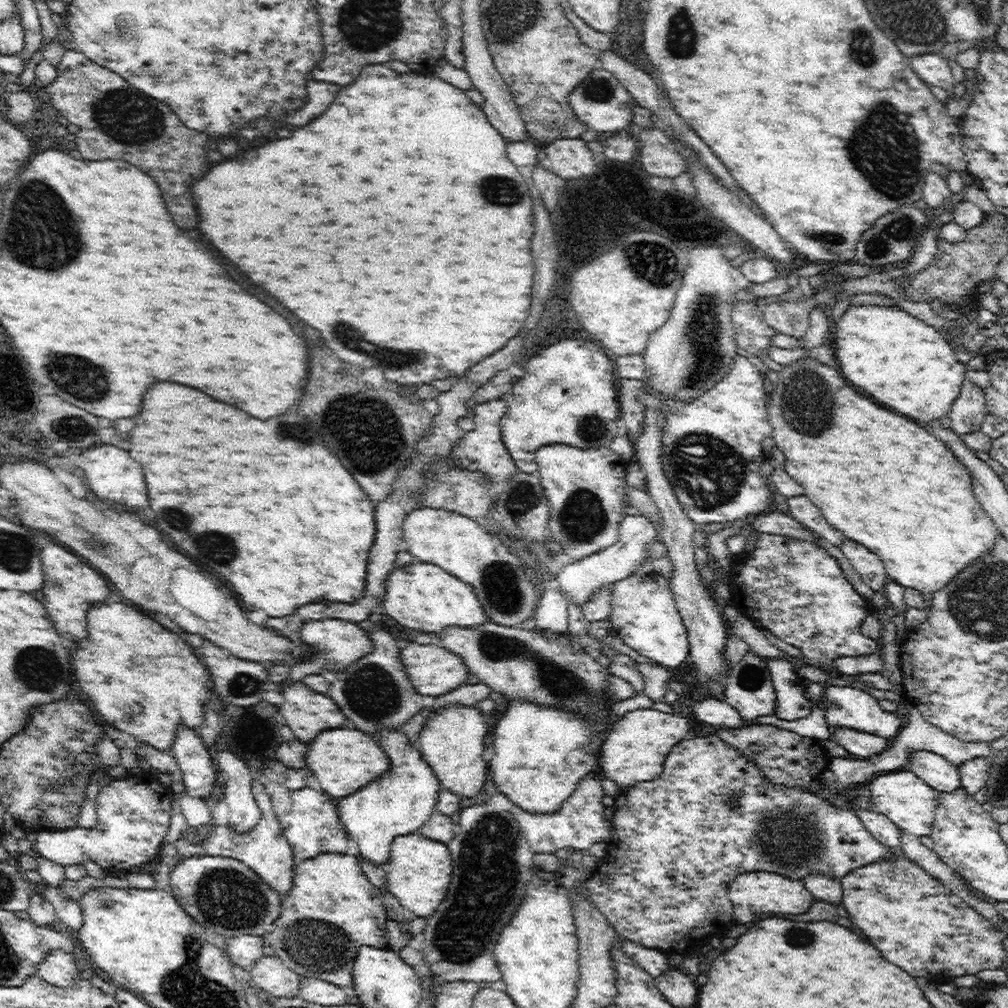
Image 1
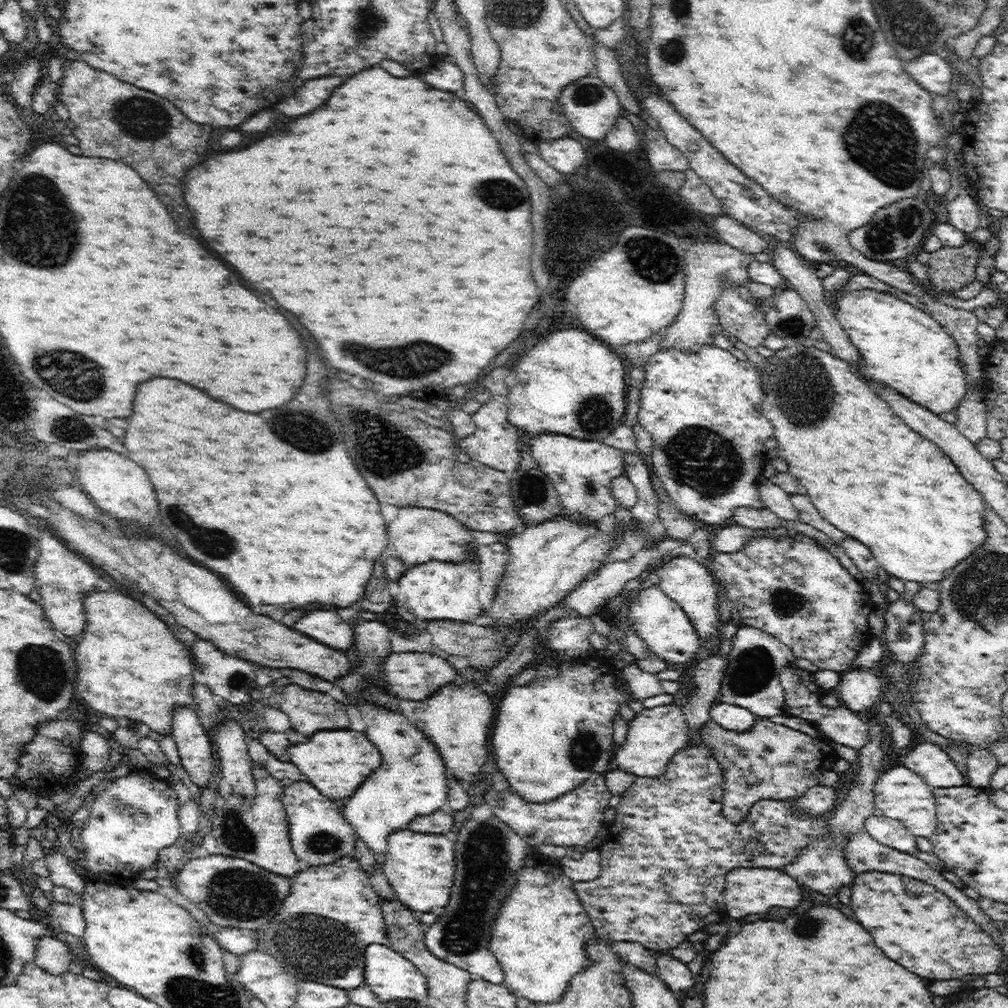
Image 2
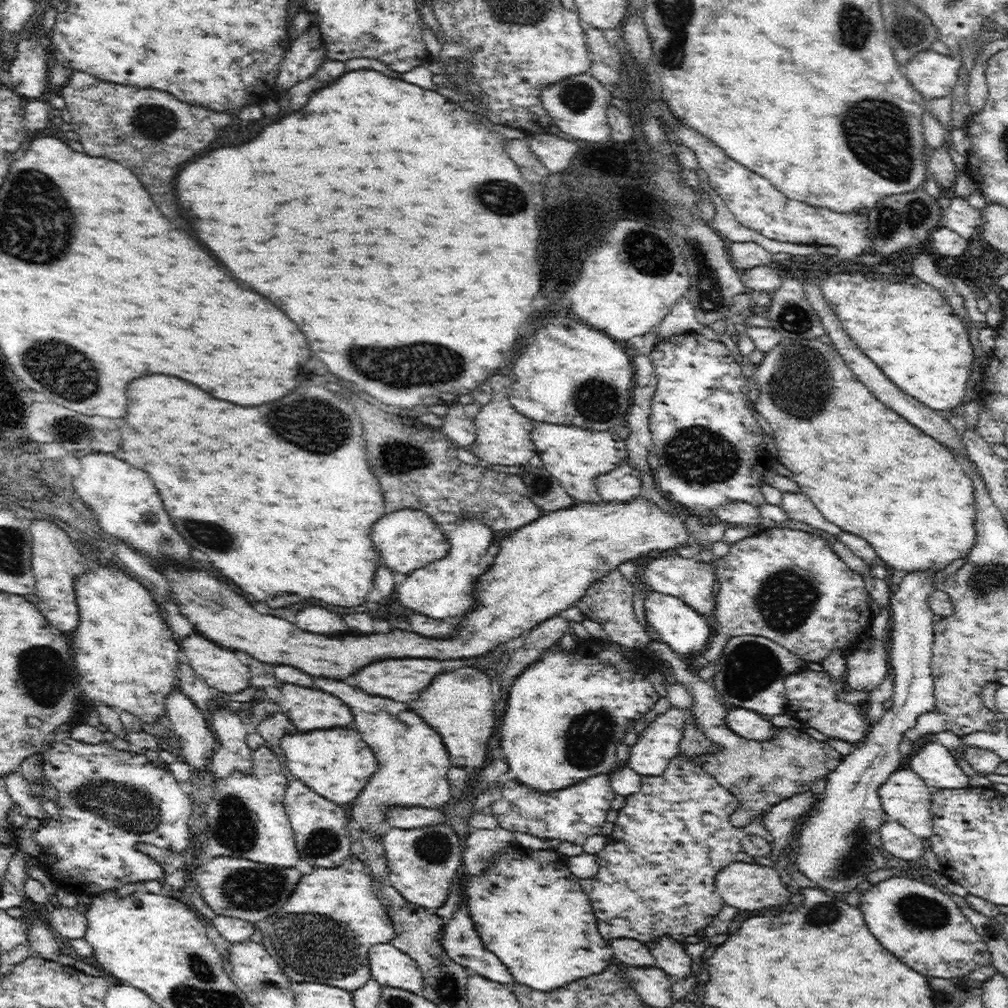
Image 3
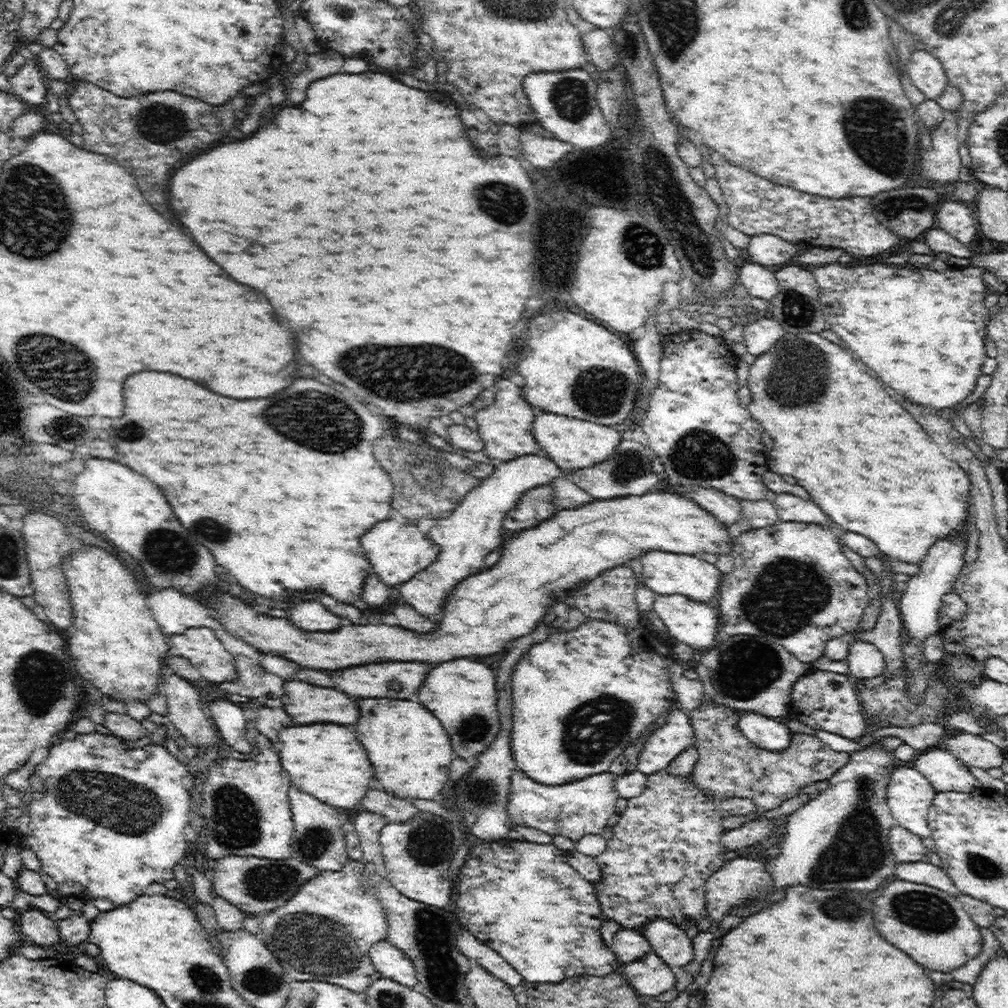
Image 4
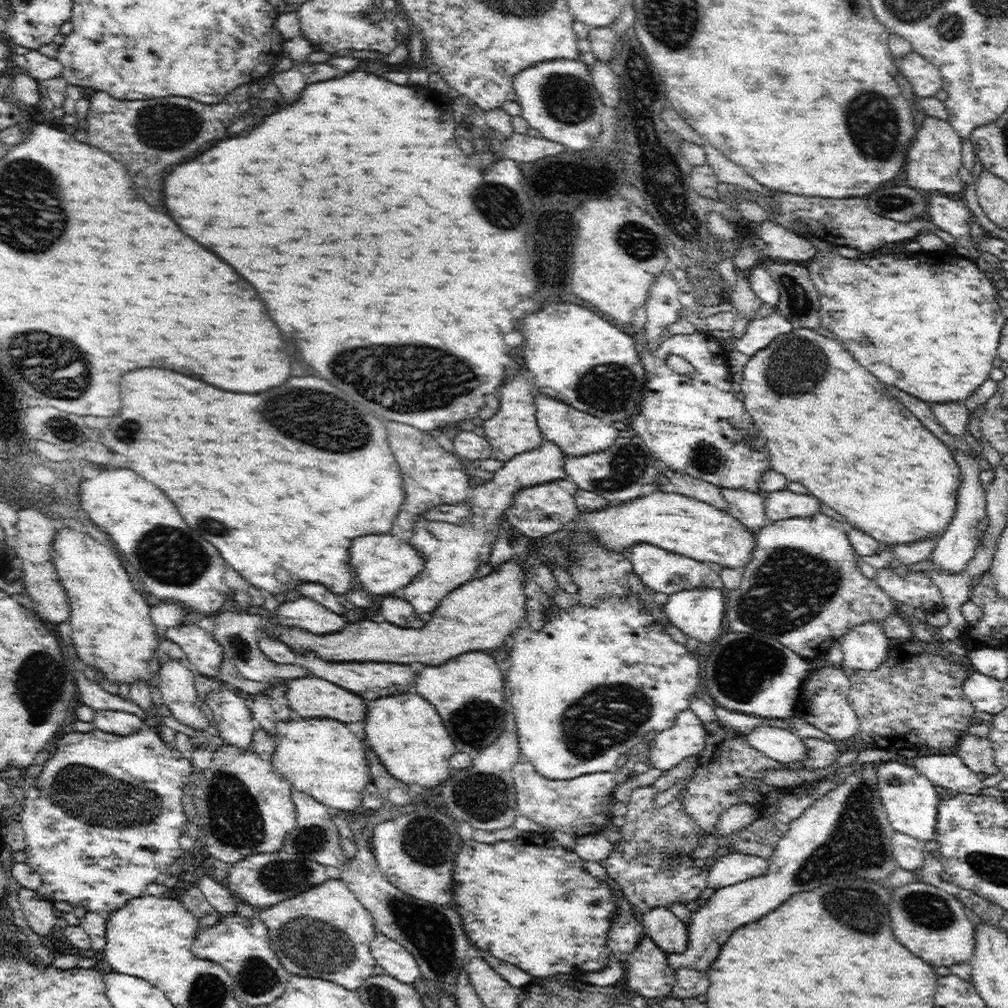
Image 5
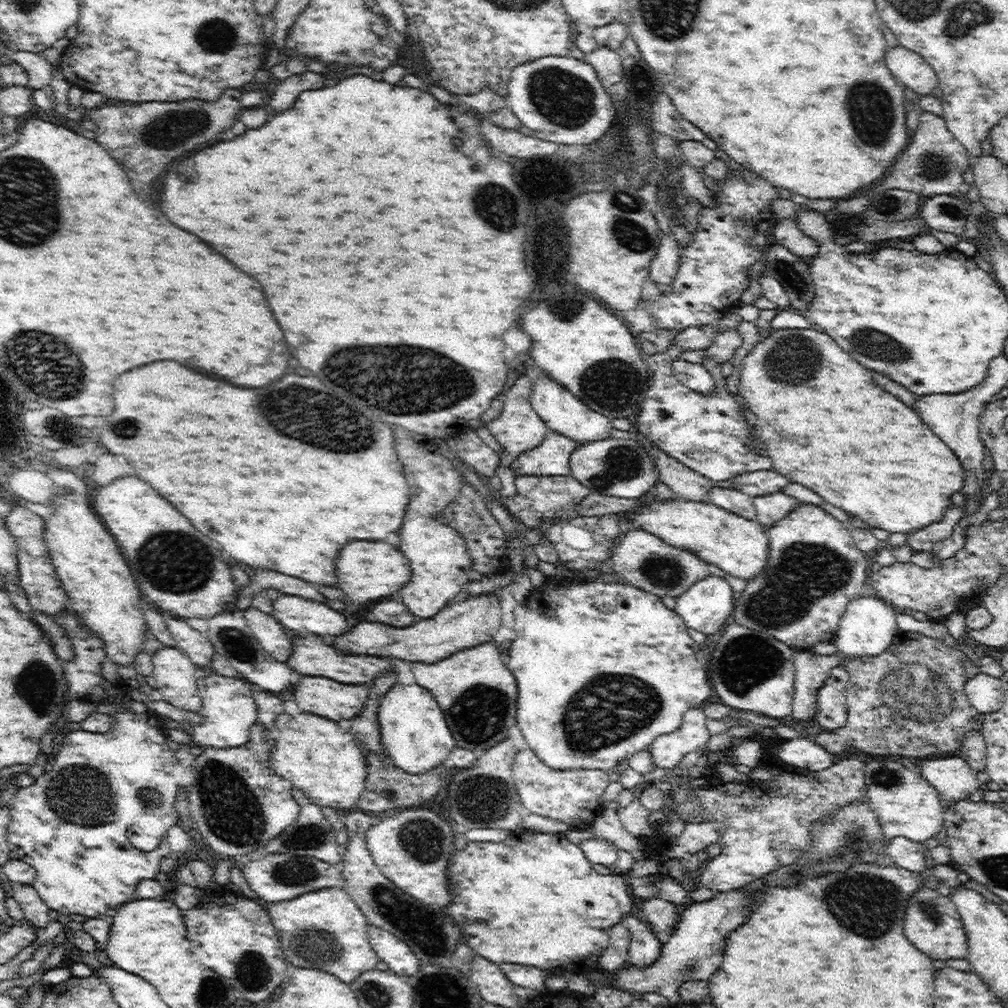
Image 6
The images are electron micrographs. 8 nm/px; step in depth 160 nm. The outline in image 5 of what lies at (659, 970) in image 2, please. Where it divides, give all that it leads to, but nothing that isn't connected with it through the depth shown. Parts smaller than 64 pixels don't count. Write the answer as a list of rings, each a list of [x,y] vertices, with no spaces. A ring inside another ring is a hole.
[[[654,907],[639,917],[646,934],[666,954],[683,953],[688,946],[687,925],[680,921],[668,907]]]

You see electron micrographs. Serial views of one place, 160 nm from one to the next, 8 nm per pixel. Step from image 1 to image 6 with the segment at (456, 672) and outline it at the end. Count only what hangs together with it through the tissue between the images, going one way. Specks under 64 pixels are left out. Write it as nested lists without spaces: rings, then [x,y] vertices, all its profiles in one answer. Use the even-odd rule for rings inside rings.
[[[302,636],[294,640],[294,652],[290,656],[290,666],[300,672],[300,674],[308,674],[308,676],[326,676],[344,684],[372,684],[374,678],[382,672],[382,670],[390,670],[394,668],[394,664],[390,662],[390,658],[378,658],[378,656],[346,656],[342,652],[336,652],[334,646],[320,642],[318,636]]]

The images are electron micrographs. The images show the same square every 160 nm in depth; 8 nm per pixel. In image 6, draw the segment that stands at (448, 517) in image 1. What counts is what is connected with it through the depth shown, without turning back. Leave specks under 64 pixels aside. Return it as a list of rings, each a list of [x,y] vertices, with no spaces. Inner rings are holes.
[[[354,540],[340,550],[336,560],[336,584],[352,602],[368,602],[400,590],[410,580],[410,572],[410,562],[404,558],[404,554],[386,542]]]

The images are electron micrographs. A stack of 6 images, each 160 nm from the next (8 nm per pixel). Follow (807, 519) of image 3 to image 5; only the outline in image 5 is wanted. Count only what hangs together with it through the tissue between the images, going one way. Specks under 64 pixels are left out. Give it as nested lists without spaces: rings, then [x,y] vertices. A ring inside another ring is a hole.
[[[786,488],[769,492],[765,498],[768,522],[794,517],[811,517],[820,513],[820,500],[814,496],[798,494]]]

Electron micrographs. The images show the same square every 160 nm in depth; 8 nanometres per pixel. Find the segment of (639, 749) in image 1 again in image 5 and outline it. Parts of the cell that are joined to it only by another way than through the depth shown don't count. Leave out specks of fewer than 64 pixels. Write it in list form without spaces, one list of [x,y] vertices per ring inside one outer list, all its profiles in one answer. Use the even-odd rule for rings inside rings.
[[[692,710],[679,712],[672,728],[656,733],[646,762],[666,771],[675,767],[686,756],[697,756],[706,740],[706,729],[702,724]]]

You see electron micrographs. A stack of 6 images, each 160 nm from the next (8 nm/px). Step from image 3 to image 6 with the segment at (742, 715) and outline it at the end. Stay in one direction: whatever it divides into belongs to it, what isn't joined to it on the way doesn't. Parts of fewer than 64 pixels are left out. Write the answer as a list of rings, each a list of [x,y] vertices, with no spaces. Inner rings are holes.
[[[810,737],[788,739],[780,744],[778,757],[792,766],[820,771],[835,764],[837,759]]]

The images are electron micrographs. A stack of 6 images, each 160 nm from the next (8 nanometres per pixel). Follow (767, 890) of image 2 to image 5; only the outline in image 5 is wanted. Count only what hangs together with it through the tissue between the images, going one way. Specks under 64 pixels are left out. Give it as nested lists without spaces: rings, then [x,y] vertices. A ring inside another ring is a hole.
[[[733,852],[728,853],[725,857],[720,857],[706,871],[705,875],[707,886],[718,890],[760,876],[767,870],[767,859],[751,854]]]

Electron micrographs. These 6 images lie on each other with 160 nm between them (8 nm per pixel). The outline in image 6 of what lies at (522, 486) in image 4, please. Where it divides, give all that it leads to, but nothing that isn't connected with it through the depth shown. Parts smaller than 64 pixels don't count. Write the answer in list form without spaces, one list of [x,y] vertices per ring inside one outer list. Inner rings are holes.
[[[549,431],[540,446],[516,457],[508,471],[515,475],[570,475],[570,454],[580,445],[574,439]],[[408,504],[404,522],[400,526],[400,550],[412,566],[412,578],[400,592],[410,613],[422,618],[432,618],[454,596],[459,598],[463,594],[469,582],[469,571],[474,568],[474,564],[472,557],[468,555],[464,537],[456,530],[436,521],[434,516],[415,514]]]

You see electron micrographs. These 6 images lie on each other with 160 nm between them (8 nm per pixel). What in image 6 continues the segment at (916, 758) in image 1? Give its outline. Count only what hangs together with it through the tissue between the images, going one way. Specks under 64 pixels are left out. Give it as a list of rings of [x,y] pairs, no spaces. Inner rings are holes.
[[[958,754],[928,758],[918,768],[922,776],[949,800],[964,800],[983,786],[976,771]]]

